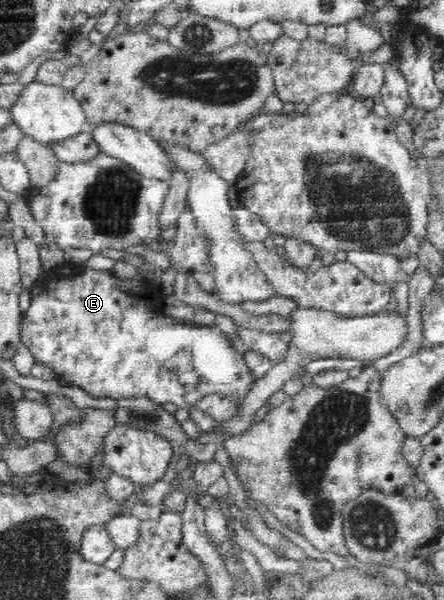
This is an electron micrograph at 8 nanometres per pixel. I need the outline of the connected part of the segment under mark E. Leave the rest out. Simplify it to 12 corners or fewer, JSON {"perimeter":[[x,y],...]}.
{"perimeter":[[43,273],[20,340],[94,398],[179,408],[256,379],[160,278]]}

